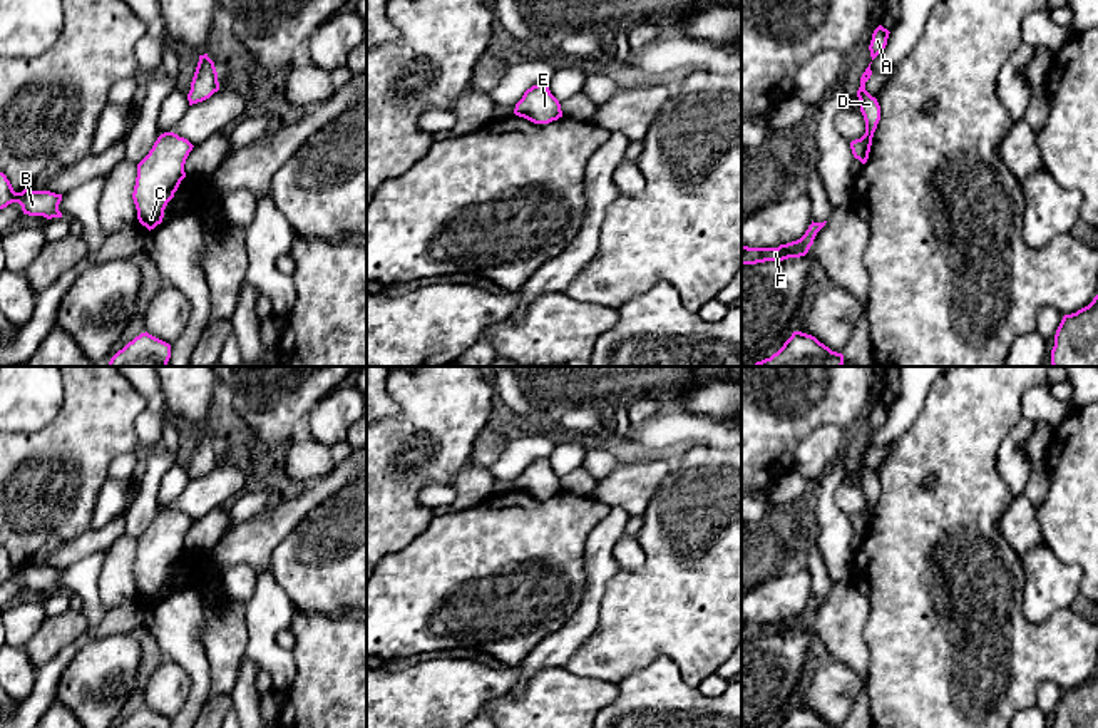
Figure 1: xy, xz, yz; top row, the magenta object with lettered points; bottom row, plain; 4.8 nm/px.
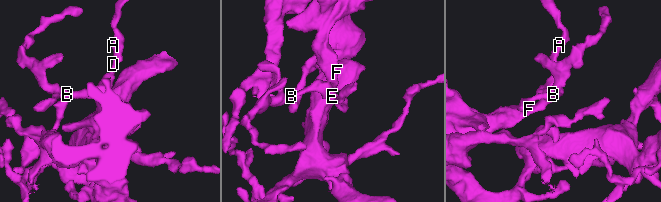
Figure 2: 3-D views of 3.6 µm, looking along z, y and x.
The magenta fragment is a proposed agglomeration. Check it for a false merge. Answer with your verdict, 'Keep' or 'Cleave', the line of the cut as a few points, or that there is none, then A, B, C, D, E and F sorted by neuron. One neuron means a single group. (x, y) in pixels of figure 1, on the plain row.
Keep. No split. Groups: A B C D E F

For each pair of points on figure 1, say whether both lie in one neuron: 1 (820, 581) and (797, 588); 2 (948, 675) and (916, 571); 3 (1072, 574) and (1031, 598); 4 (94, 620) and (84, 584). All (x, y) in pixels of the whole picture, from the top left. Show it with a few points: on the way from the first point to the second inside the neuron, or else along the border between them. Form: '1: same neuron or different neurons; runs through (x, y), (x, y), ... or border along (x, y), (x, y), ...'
1: different neurons; border along (805, 568), (812, 578), (812, 594)
2: same neuron; runs through (948, 650), (944, 599), (941, 596)
3: same neuron; runs through (1062, 579), (1041, 596)
4: same neuron; runs through (94, 611), (89, 593)

